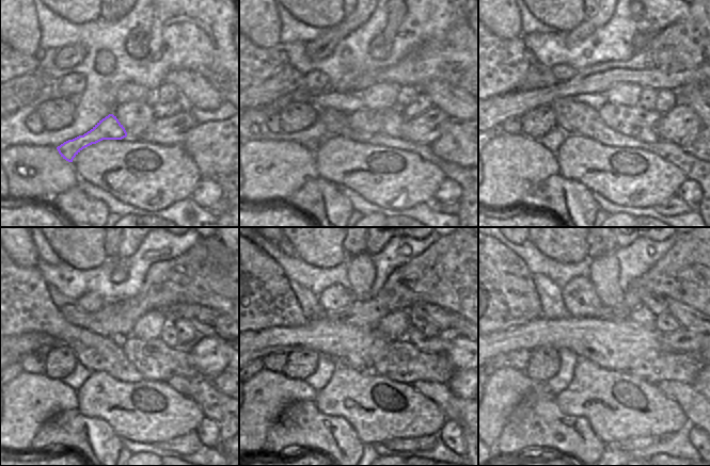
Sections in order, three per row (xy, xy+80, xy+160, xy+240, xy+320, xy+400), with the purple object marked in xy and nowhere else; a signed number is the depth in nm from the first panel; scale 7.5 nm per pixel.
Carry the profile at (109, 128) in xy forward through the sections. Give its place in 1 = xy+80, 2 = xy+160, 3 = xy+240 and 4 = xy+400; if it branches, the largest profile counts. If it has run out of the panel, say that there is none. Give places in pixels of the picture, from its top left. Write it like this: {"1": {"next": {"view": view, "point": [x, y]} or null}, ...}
{"1": {"next": {"view": "xy+80", "point": [364, 119]}}, "2": {"next": {"view": "xy+160", "point": [621, 118]}}, "3": {"next": {"view": "xy+240", "point": [154, 359]}}, "4": {"next": {"view": "xy+400", "point": [652, 366]}}}

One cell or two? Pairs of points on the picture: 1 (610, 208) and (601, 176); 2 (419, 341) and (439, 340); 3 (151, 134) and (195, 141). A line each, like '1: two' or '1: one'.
1: two
2: one
3: two

